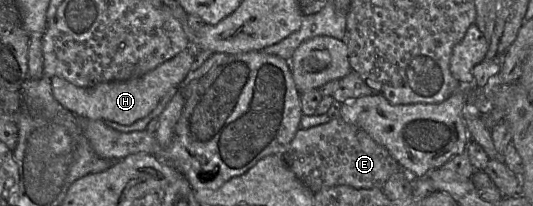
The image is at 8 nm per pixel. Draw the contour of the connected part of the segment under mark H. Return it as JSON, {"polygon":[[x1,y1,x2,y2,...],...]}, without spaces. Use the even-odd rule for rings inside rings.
{"polygon":[[189,47,148,73,128,81,99,83,79,87,60,77,50,78,54,98,81,120,109,120,130,125,146,117,173,87,178,87,191,71,195,52]]}

